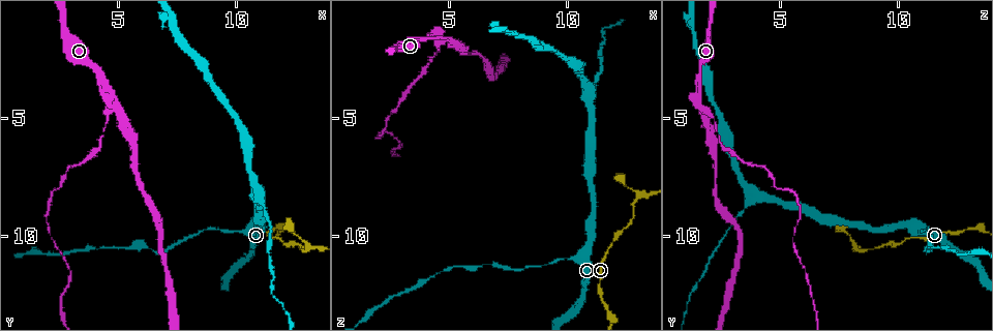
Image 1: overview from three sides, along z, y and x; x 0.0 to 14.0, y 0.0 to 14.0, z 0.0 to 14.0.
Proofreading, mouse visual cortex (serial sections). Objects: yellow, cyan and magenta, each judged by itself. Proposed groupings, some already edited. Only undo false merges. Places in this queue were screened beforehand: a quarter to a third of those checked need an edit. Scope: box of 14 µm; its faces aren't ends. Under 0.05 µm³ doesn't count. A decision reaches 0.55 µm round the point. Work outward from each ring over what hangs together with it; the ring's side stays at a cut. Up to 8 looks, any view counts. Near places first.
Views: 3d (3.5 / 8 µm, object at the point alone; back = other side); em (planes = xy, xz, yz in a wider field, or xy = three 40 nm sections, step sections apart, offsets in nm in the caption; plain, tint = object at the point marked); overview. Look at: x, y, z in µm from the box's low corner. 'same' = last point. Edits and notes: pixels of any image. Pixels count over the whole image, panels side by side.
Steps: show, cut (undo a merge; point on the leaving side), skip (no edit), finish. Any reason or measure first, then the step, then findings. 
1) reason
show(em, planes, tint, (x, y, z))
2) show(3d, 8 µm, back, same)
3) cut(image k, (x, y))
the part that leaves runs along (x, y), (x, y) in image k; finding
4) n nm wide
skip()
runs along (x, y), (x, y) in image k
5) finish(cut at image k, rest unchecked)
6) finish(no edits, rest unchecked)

a fork
show(3d, 3.5 µm, (4.8, 4.6, 1.7))

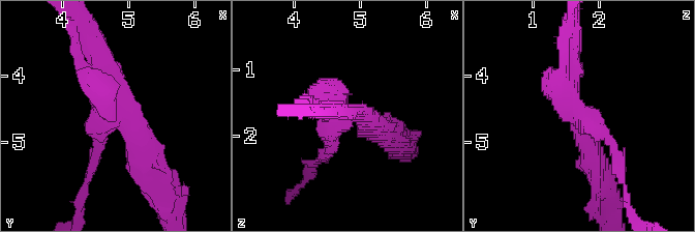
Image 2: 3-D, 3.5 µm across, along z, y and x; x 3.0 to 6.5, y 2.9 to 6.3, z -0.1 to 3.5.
show(em, xy, step 3, tint, (4.65, 4.60, 1.70))

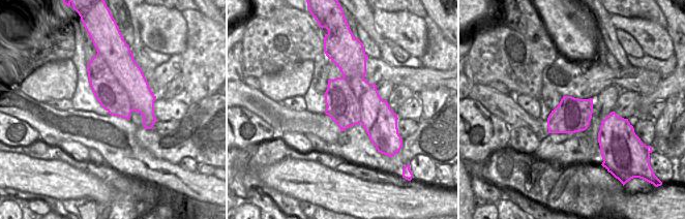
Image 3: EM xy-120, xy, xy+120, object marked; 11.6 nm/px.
arms of 150, 250, 350 nm
cut(image 2, (596, 125))
two cells meet here

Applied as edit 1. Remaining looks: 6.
show(overview)

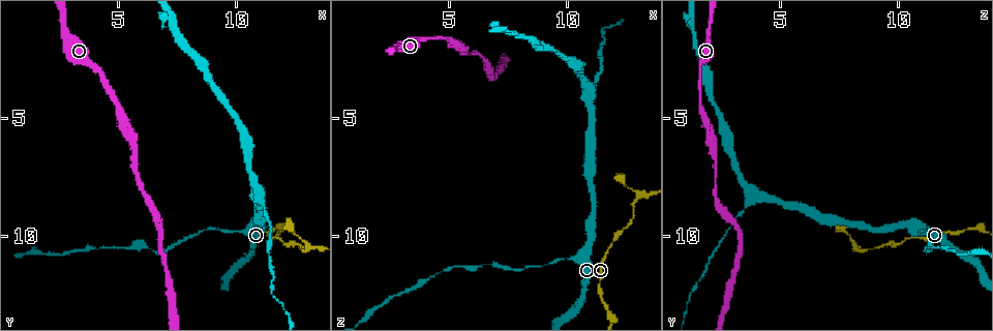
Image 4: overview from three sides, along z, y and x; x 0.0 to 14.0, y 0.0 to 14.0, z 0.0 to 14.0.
sudden change in width
show(3d, 3.5 µm, (11.2, 8.8, 3.4))

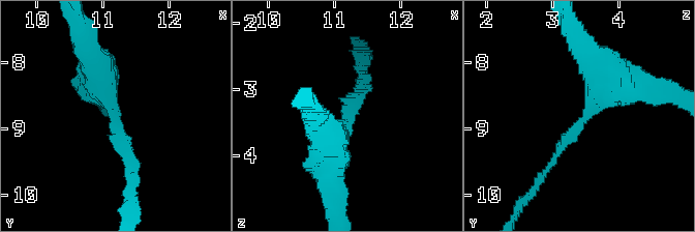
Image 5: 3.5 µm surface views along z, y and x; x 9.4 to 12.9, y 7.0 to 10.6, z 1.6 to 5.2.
show(em, xy, step 2, tint, (11.20, 8.85, 3.50))

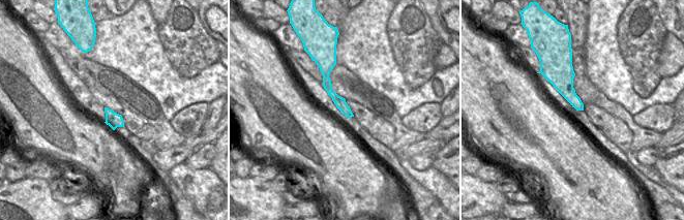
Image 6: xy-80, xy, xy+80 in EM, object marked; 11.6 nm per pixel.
arms of 150, 500 nm
skip()
runs along (628, 87), (617, 78), (543, 173) in image 5; continuous, no second cell

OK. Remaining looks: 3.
calibre changes
show(3d, 3.5 µm, (9.9, 9.8, 11.0))

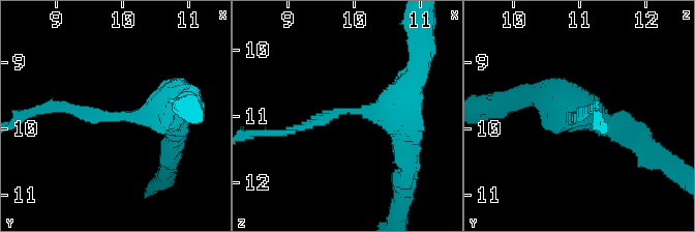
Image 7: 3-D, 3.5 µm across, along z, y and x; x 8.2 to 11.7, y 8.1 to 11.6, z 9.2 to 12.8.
now the EM
show(em, xy, step 3, tint, (9.90, 9.85, 10.90))

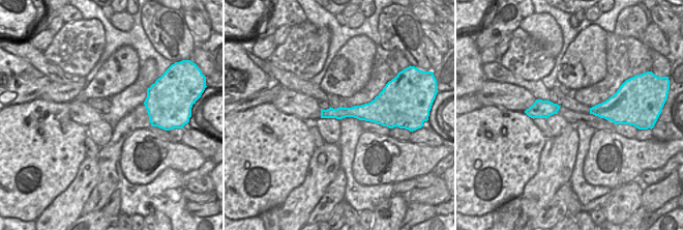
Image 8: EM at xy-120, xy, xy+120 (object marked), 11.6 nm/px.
170 nm wide
skip()
runs along (384, 109), (323, 115) in image 8; one cell here

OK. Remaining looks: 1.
finish(cut at image 2, rest unchecked)

